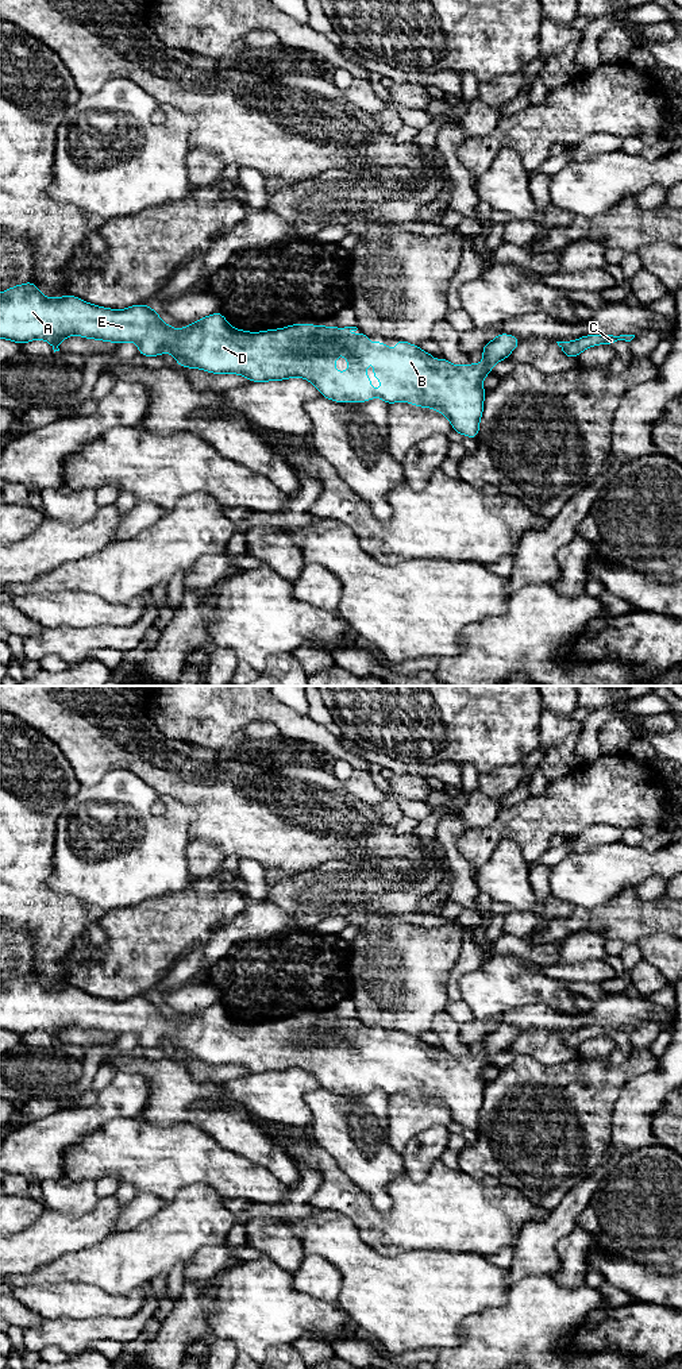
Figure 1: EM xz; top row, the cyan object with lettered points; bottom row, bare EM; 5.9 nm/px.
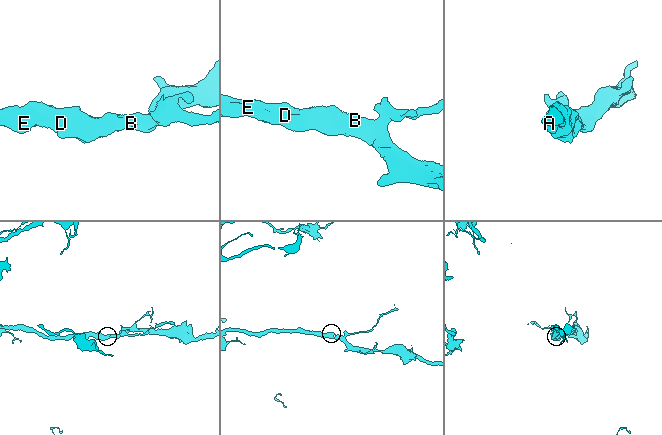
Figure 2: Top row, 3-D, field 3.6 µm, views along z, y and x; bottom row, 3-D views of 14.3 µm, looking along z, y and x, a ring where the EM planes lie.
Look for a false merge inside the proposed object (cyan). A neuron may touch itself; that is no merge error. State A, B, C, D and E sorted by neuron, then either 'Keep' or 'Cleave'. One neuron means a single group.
Groups: A B C D E. Keep

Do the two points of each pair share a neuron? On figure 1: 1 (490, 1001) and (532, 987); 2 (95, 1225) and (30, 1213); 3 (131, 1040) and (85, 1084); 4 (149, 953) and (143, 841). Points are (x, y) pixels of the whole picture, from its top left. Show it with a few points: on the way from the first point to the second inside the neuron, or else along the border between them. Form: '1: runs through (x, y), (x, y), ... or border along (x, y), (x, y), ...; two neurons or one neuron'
1: runs through (501, 990), (504, 987), (521, 987); one neuron
2: border along (47, 1210), (22, 1231), (15, 1233); two neurons
3: runs through (116, 1047), (106, 1049), (91, 1064), (91, 1069); one neuron
4: border along (177, 891), (169, 891), (134, 905), (115, 907); two neurons

